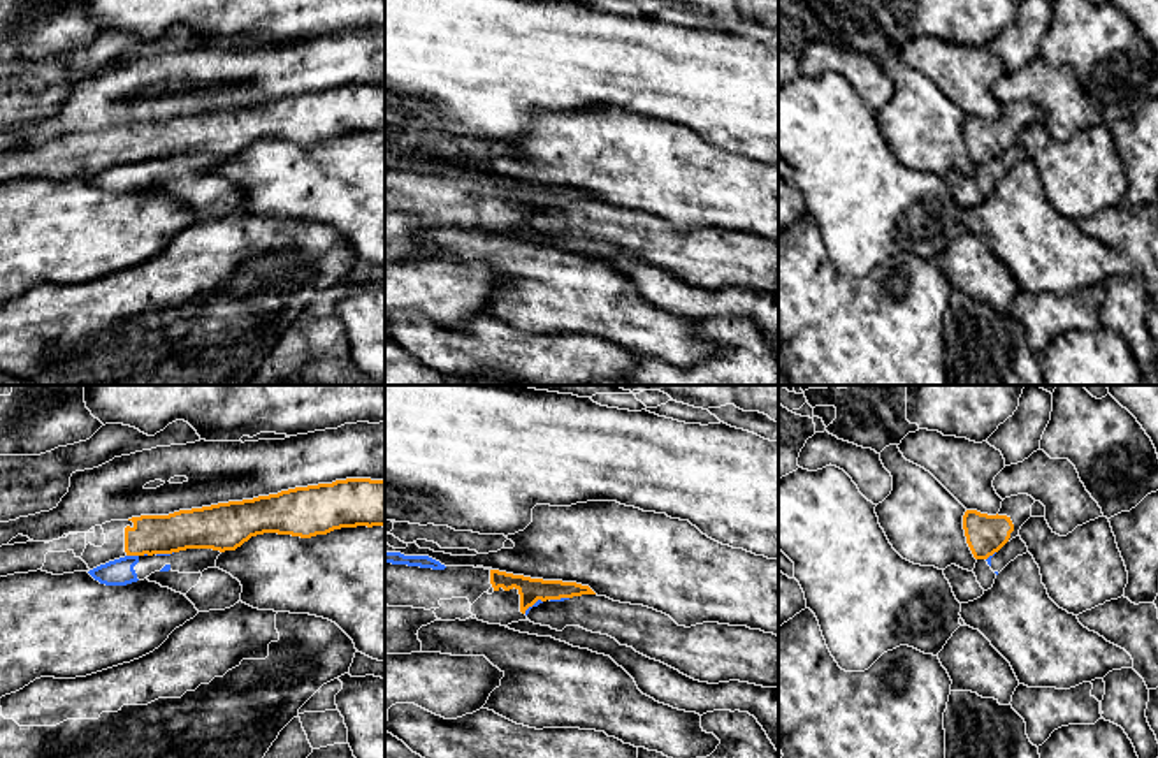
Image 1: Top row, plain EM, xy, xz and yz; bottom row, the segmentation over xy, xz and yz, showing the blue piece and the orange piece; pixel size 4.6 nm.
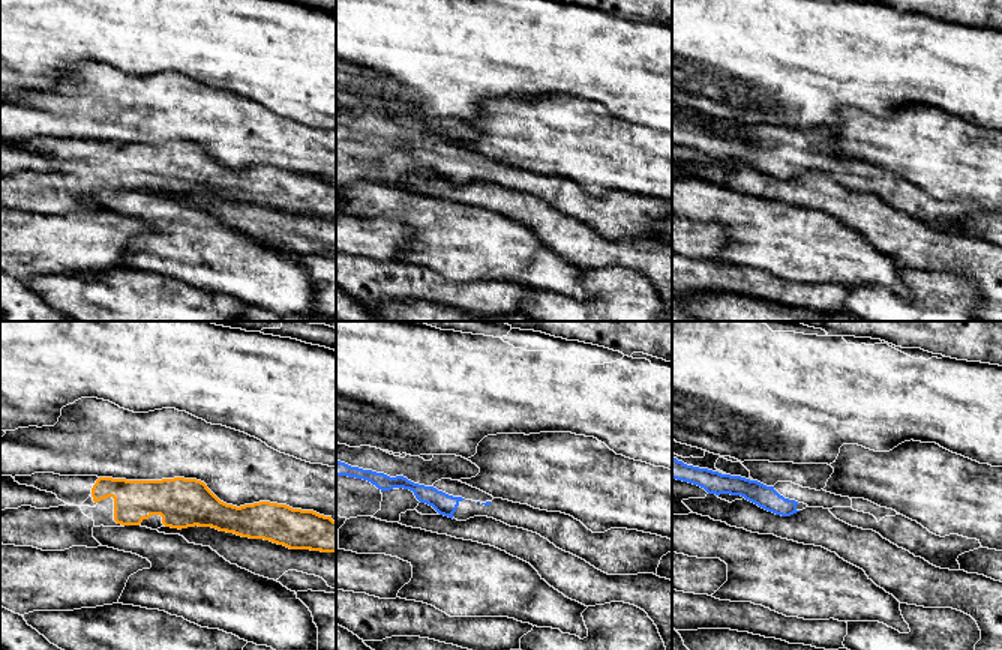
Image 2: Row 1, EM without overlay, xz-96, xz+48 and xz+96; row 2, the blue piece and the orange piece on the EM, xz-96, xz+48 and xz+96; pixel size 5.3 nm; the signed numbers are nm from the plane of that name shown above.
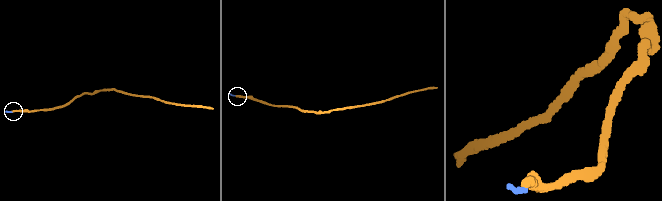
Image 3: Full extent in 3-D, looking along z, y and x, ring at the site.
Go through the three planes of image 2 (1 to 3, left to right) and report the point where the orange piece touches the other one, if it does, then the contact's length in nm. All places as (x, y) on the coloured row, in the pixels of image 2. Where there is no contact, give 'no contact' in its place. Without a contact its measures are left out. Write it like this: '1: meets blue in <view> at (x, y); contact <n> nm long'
1: no contact
2: no contact
3: no contact

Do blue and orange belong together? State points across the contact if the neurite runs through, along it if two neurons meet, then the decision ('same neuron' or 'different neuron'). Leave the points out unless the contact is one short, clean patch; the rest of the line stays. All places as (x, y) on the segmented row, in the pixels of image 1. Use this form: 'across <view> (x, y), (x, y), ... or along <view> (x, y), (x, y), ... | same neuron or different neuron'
along xy (127, 554), (137, 556) | different neuron

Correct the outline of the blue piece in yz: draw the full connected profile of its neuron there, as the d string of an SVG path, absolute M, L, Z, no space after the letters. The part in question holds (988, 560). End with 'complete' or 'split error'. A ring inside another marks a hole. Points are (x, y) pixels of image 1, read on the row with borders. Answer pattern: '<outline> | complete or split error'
M1017 535L988 559L977 559L975 568L972 572L951 565L944 570L944 575L949 580L956 600L959 603L968 603L981 598L988 589L991 589L996 575L1010 561L1026 552L1028 547Z | split error

